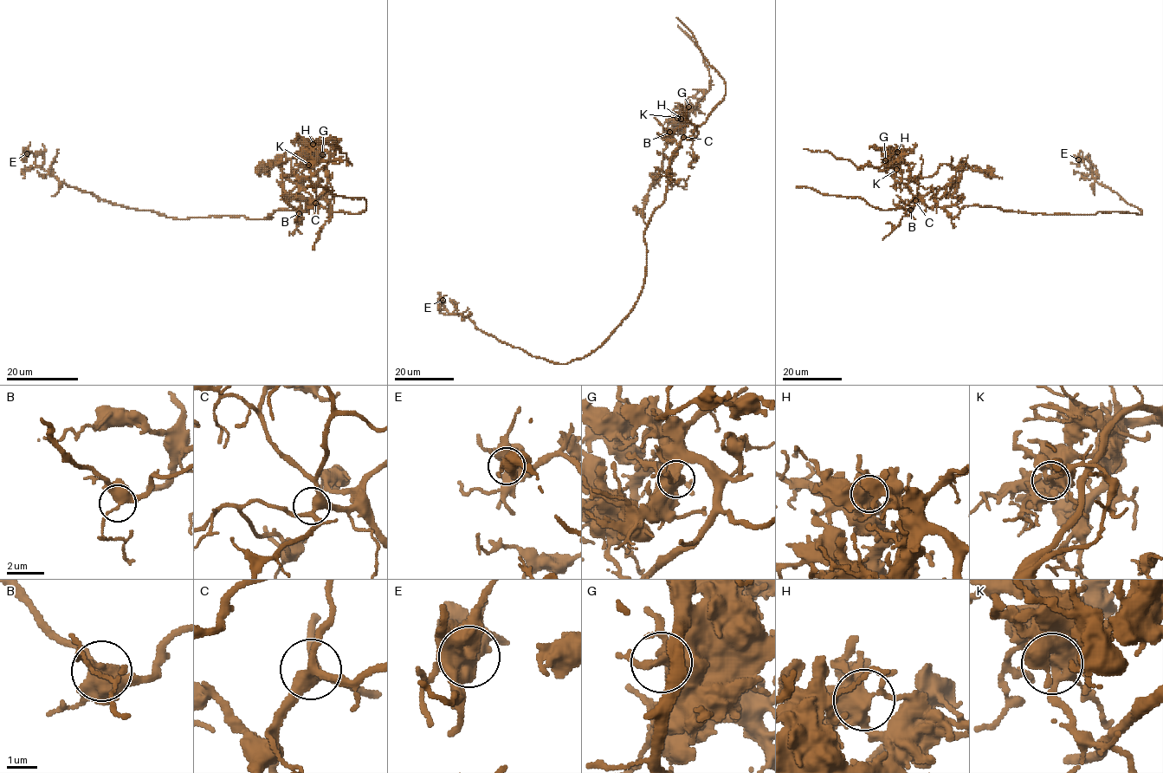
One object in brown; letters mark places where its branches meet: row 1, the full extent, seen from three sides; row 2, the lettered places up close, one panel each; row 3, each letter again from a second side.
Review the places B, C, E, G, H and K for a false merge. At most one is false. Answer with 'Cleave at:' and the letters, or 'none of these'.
Cleave at: K

